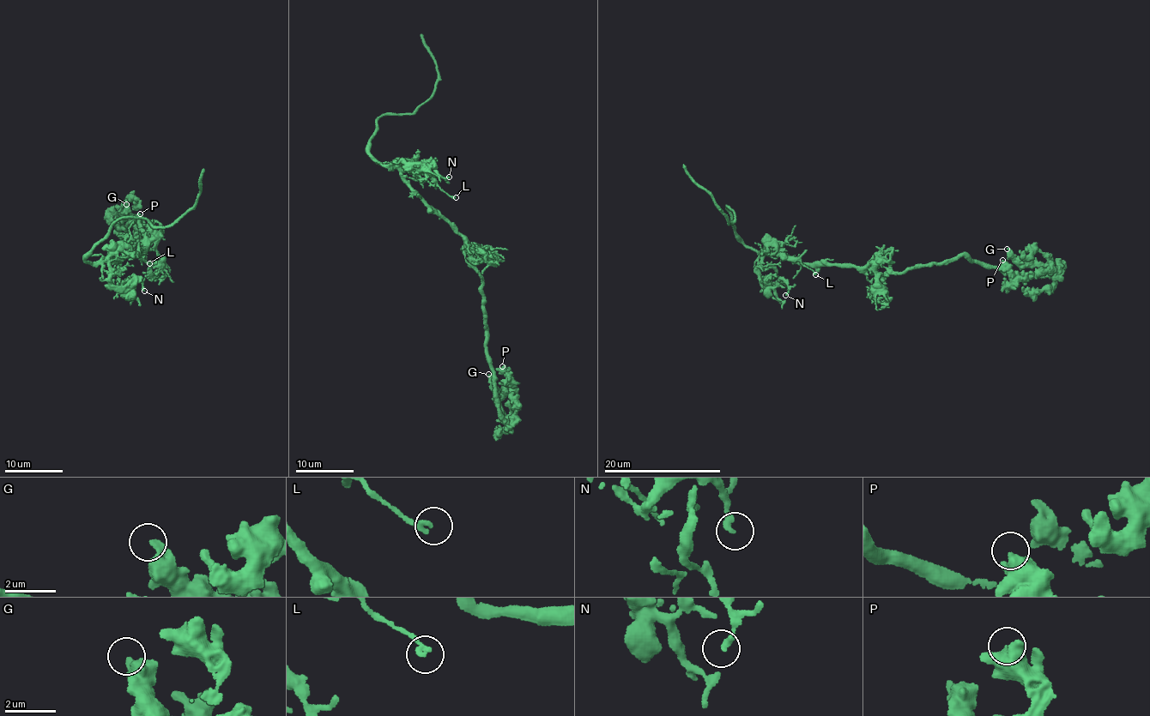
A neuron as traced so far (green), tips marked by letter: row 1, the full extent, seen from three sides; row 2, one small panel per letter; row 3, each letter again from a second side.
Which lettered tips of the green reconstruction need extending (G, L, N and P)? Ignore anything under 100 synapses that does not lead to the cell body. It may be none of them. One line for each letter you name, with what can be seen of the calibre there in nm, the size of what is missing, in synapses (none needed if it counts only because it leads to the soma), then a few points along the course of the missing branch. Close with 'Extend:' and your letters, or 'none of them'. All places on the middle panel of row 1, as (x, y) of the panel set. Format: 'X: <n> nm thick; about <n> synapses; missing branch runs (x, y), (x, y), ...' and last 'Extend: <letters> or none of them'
Extend: none of them

